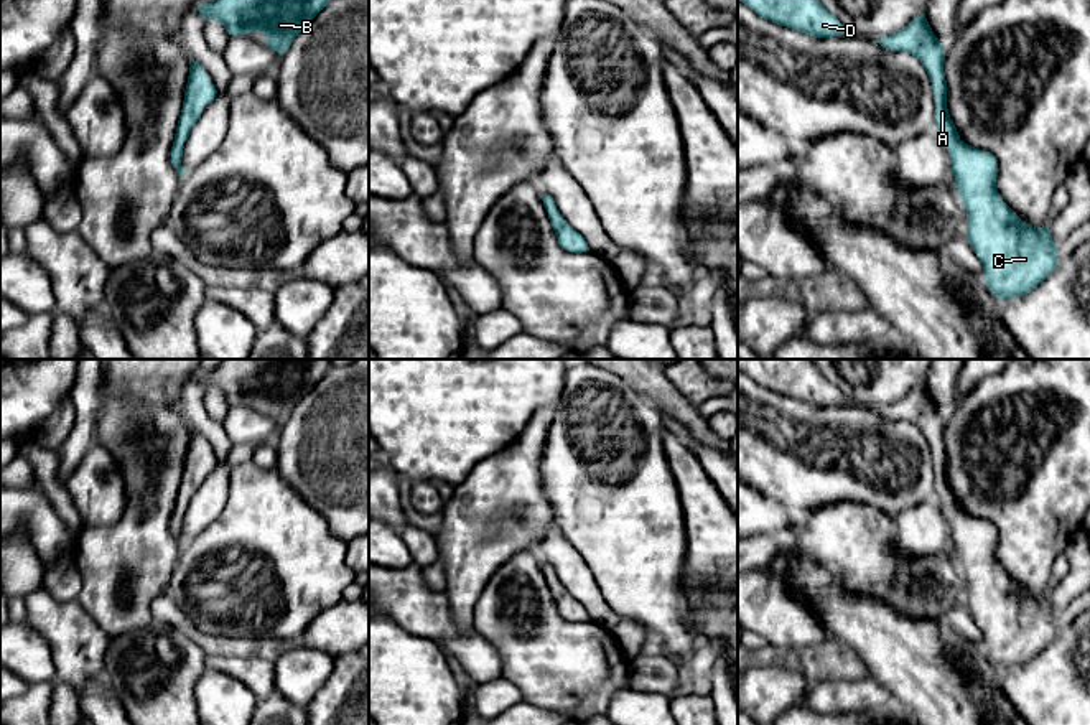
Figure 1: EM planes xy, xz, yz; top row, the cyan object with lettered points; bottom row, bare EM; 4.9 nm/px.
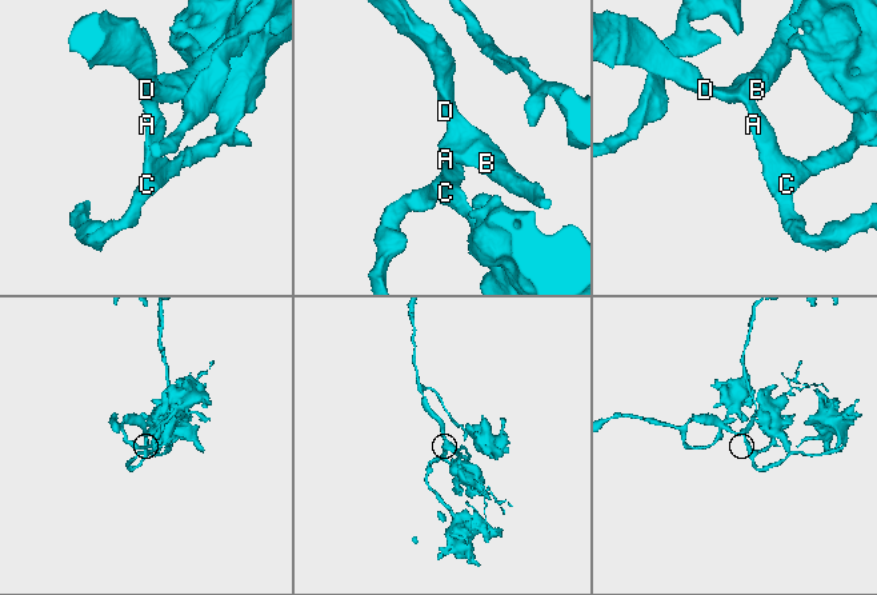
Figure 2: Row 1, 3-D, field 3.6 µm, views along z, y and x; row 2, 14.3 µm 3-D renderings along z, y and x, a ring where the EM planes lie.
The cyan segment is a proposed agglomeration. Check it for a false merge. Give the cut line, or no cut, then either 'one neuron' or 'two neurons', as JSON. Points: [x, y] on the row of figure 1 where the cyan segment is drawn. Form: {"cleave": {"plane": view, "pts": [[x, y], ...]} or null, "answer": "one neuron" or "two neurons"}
{"cleave": null, "answer": "one neuron"}

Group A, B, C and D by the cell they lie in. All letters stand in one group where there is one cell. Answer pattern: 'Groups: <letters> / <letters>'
Groups: A B C D

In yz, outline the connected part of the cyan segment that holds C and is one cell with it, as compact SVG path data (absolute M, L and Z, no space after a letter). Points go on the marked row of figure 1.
M925 13L878 43L912 54L925 68L934 91L935 125L950 153L957 194L967 211L967 239L983 265L986 287L999 298L1027 295L1057 269L1049 227L1032 227L1003 201L996 189L993 153L965 143L947 109L945 46L934 35Z

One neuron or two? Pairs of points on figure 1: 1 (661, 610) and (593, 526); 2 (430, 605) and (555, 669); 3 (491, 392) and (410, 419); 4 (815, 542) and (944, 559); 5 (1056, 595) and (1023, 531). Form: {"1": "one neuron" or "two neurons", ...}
{"1": "one neuron", "2": "one neuron", "3": "one neuron", "4": "one neuron", "5": "two neurons"}

